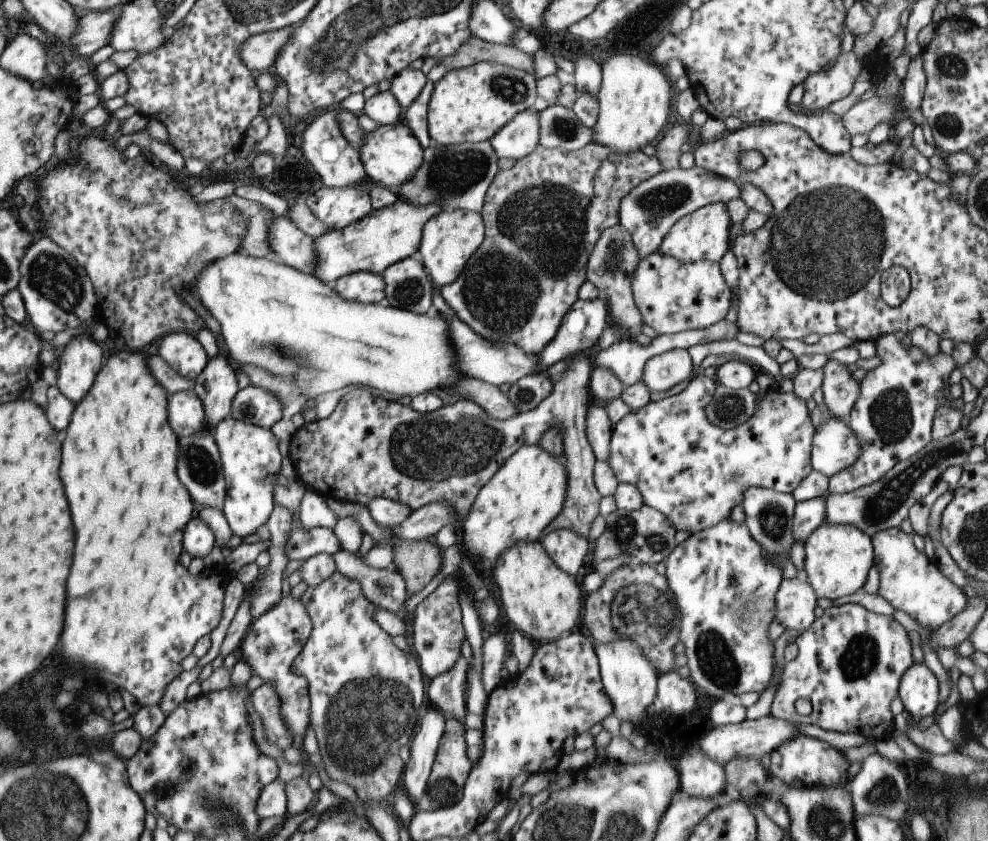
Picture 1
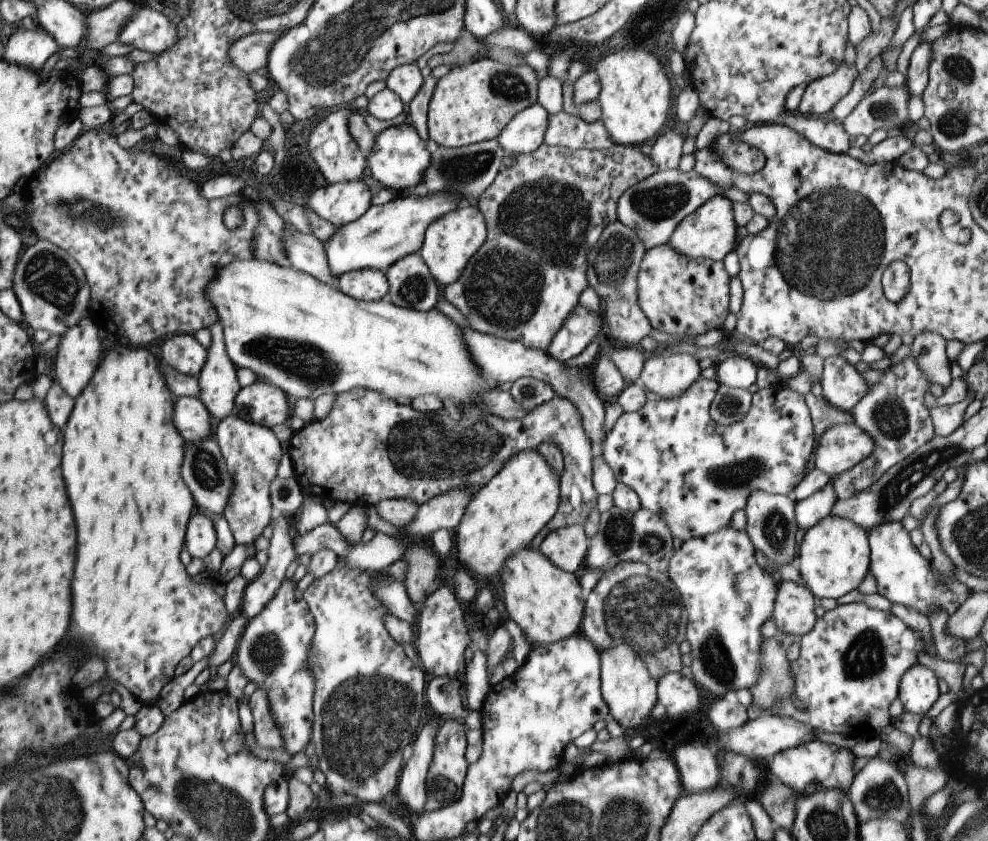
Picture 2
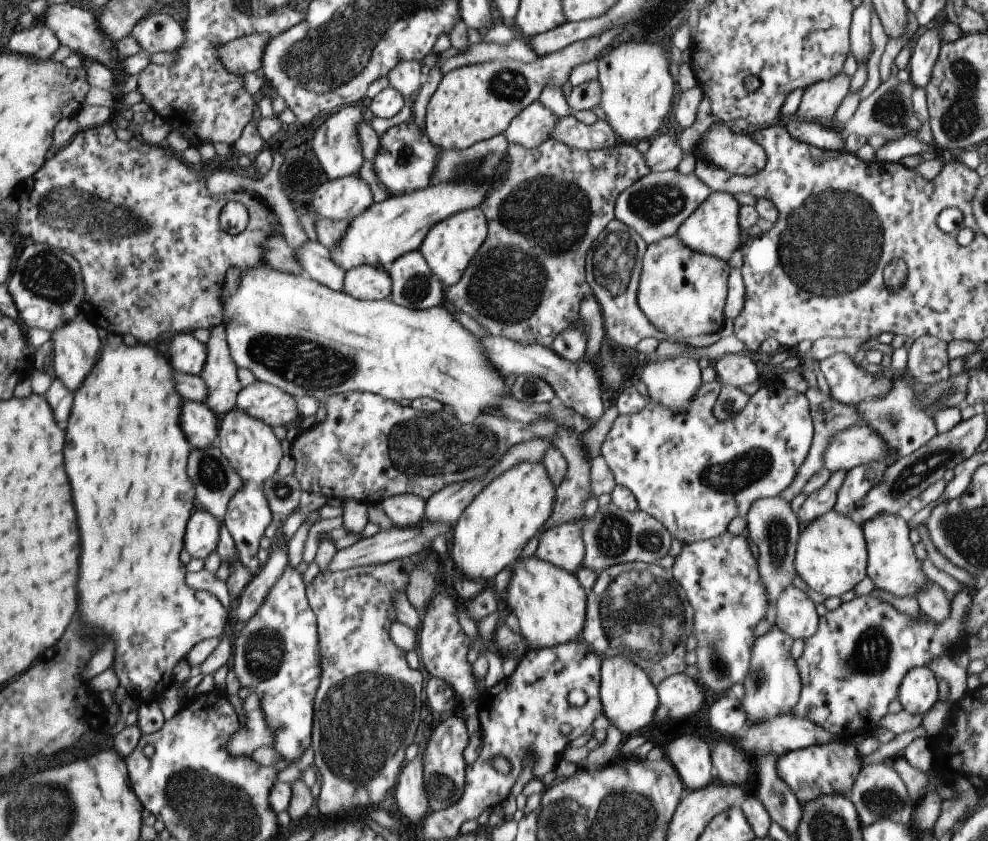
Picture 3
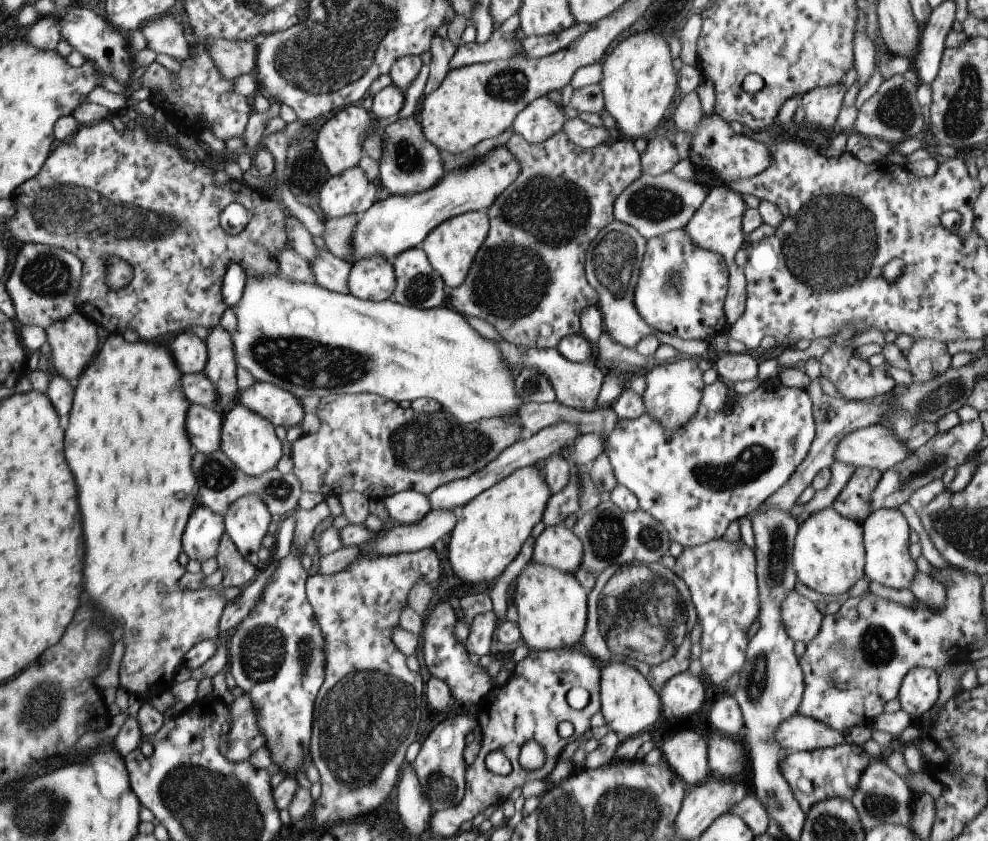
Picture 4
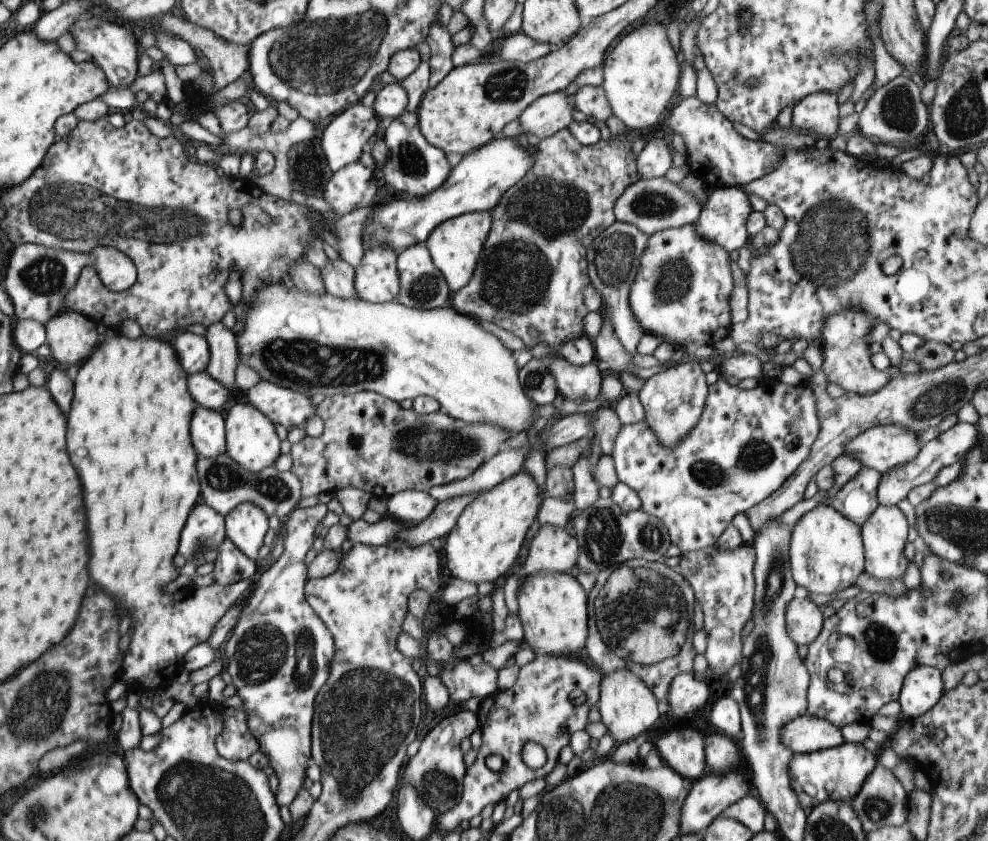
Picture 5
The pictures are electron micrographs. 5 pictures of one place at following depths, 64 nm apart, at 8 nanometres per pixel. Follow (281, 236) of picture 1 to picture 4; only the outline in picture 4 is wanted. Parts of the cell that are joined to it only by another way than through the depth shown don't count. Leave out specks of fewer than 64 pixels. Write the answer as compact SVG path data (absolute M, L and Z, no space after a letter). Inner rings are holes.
M319 250L319 255L313 260L308 261L311 264L317 284L329 291L342 293L349 292L349 274L352 264L346 259L334 256L330 251Z

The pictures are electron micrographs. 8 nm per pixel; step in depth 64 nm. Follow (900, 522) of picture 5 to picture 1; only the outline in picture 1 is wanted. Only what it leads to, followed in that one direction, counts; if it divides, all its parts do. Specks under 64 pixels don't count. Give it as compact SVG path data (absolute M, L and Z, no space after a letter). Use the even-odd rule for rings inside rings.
M898 526L873 534L871 539L875 566L879 569L877 594L888 600L894 609L903 610L933 633L968 604L962 589L951 583L925 552L916 549L912 534L904 533Z

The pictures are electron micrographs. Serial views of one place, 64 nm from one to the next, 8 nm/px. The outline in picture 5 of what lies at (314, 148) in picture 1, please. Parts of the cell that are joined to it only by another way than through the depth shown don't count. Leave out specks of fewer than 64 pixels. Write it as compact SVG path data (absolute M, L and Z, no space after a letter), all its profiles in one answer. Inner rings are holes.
M358 102L338 114L326 126L321 145L332 172L361 159L364 144L378 130L378 115Z

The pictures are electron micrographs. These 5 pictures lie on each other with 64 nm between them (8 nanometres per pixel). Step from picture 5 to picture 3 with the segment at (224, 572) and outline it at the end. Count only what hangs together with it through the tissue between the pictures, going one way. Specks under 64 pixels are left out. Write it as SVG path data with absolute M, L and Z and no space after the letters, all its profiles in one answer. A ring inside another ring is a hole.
M221 526L217 549L215 550L221 558L222 564L229 564L229 577L225 580L232 601L236 601L244 587L251 581L253 574L241 563L237 554L234 539L230 531Z

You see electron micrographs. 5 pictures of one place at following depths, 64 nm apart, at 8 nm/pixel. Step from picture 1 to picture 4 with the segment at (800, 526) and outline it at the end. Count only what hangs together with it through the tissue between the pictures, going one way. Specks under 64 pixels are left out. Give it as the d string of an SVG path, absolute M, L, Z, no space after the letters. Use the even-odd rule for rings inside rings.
M834 461L830 467L831 479L828 486L816 491L813 498L805 504L804 517L832 507L836 497L842 492L850 478L853 477L856 468L854 465L840 461Z

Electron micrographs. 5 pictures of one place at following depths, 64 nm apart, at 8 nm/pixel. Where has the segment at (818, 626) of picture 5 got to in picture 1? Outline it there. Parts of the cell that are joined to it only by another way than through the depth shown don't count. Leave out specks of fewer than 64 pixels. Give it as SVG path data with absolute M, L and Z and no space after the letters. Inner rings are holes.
M782 579L775 596L775 618L785 629L805 632L816 619L816 602L810 583Z

